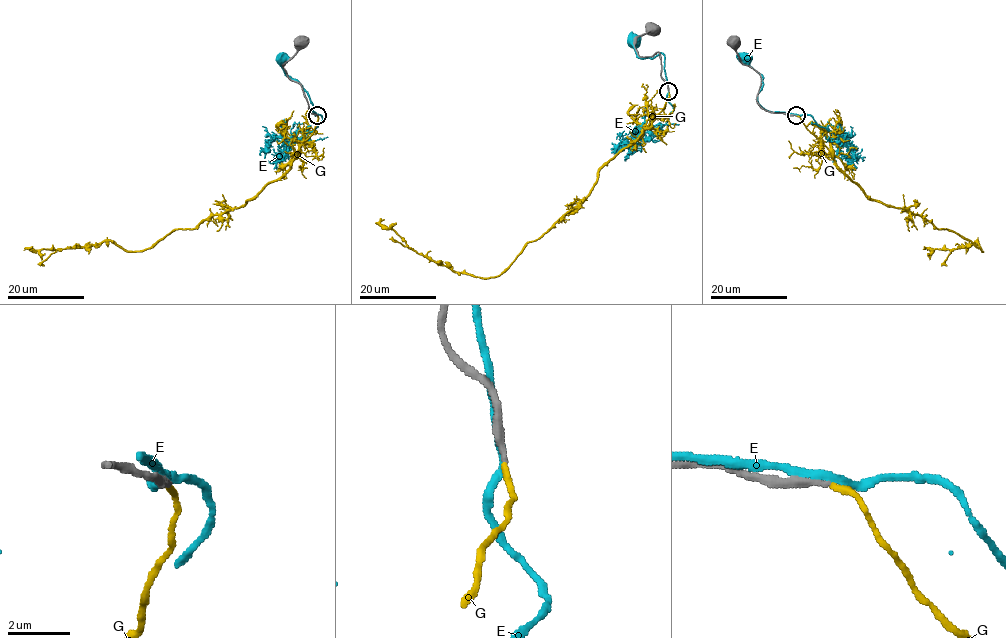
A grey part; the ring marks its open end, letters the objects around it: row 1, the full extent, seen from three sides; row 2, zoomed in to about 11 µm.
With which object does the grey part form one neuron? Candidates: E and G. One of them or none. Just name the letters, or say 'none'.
G

